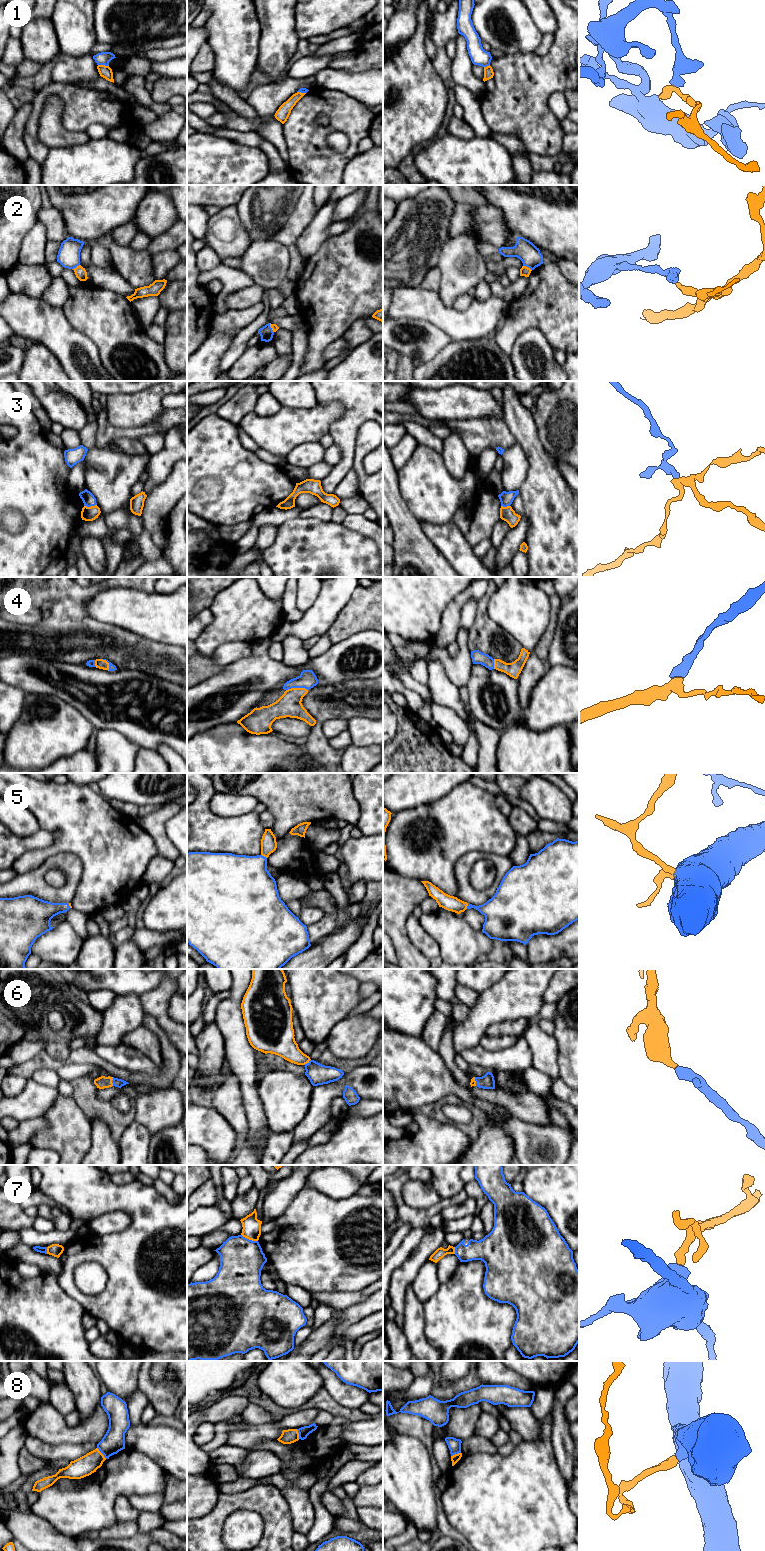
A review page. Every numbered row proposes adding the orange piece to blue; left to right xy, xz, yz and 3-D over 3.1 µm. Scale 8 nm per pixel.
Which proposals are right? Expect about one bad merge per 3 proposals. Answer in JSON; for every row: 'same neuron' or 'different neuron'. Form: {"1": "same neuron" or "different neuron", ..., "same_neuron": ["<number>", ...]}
{"1": "different neuron", "2": "different neuron", "3": "different neuron", "4": "same neuron", "5": "same neuron", "6": "same neuron", "7": "different neuron", "8": "different neuron", "same_neuron": ["4", "5", "6"]}

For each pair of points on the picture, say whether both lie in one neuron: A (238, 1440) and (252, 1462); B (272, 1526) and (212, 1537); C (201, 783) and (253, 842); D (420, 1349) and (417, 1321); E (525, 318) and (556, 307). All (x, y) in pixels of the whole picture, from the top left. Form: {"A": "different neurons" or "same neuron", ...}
{"A": "different neurons", "B": "same neuron", "C": "same neuron", "D": "same neuron", "E": "same neuron"}

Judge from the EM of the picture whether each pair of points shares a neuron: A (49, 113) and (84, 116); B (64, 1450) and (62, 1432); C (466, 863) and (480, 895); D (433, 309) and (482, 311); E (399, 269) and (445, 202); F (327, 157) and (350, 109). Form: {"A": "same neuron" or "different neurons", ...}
{"A": "different neurons", "B": "different neurons", "C": "same neuron", "D": "same neuron", "E": "same neuron", "F": "same neuron"}

